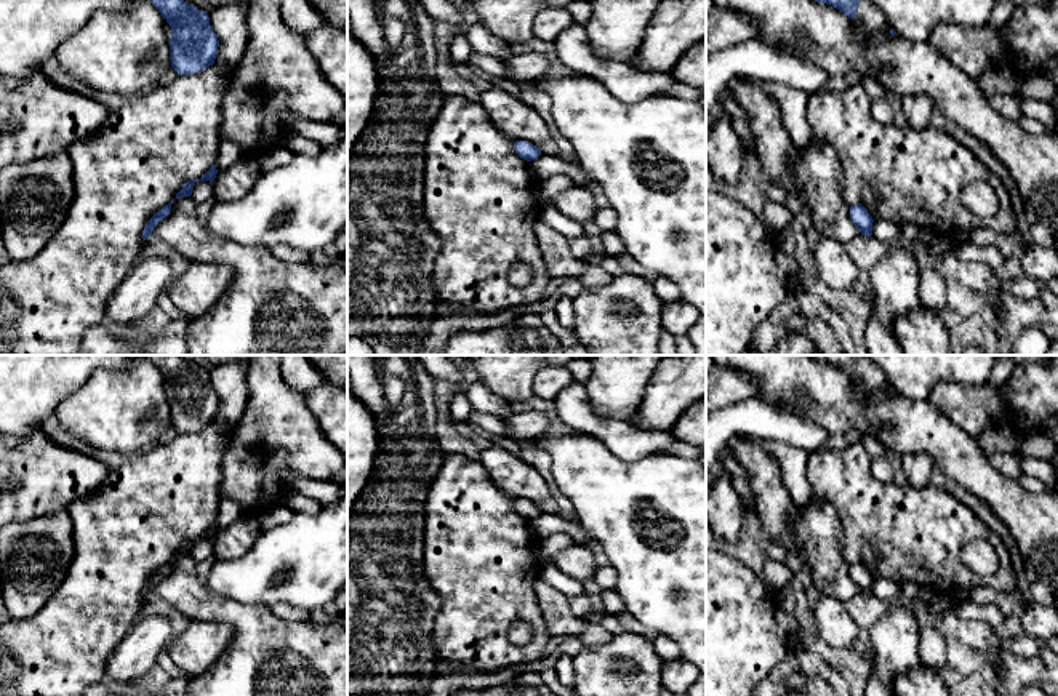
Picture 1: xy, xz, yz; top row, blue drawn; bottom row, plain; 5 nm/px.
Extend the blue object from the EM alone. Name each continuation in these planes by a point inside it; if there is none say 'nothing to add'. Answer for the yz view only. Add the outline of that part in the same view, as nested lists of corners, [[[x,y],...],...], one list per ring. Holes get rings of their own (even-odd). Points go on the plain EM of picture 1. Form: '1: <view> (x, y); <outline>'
1: yz (871, 378); [[[860,355],[860,363],[856,366],[856,378],[860,381],[863,392],[871,390],[888,390],[892,389],[884,371],[876,366],[866,355]]]

